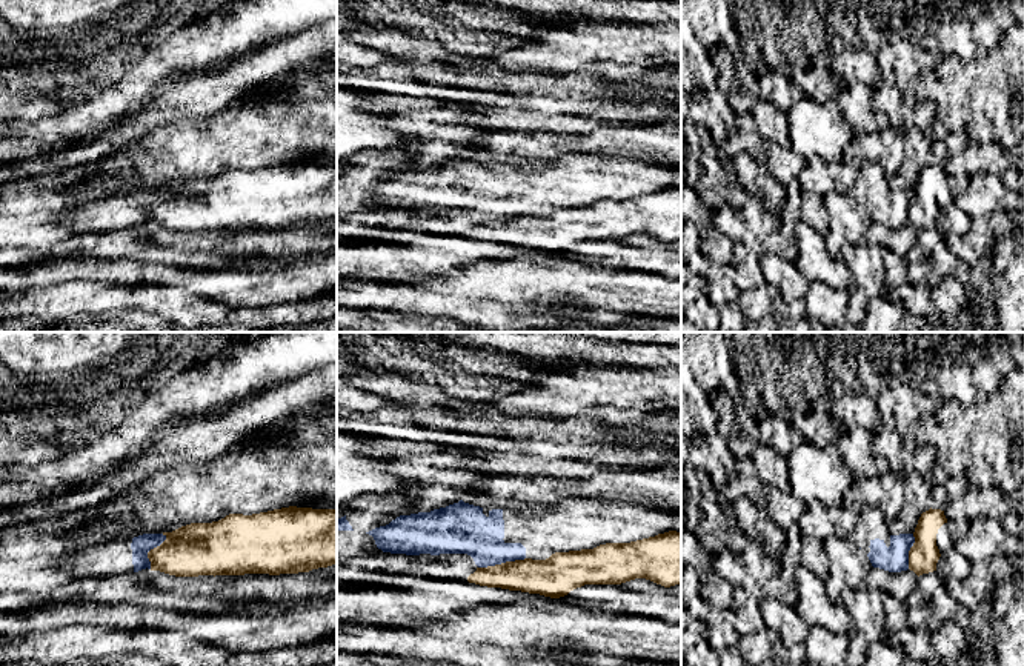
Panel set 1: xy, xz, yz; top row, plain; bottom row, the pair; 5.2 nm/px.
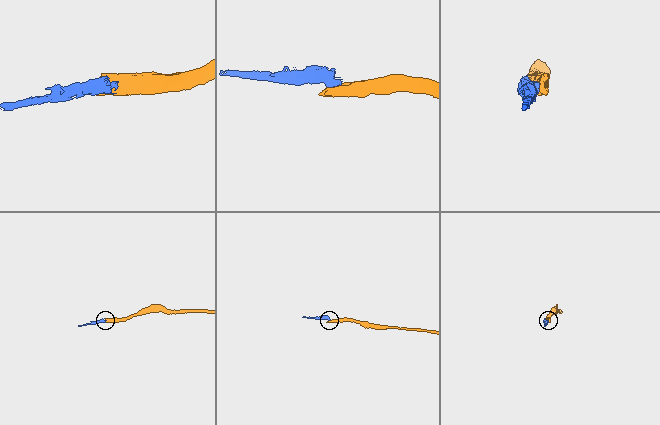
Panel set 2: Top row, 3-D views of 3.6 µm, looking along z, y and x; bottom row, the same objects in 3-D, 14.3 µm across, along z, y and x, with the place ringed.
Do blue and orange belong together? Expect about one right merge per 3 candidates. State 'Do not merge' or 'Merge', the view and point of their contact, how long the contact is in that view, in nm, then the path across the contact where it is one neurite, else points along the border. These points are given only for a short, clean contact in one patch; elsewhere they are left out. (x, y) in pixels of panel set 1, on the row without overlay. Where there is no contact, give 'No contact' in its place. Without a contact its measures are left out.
Do not merge. Touches blue at xz (502, 217). Shared border 260 nm. Boundary: xz (525, 213), (478, 223)

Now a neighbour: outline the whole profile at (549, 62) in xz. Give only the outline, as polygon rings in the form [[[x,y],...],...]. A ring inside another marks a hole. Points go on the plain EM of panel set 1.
[[[575,20],[534,31],[523,48],[490,57],[510,72],[584,72],[629,82],[655,68],[681,68],[681,23],[627,25]]]

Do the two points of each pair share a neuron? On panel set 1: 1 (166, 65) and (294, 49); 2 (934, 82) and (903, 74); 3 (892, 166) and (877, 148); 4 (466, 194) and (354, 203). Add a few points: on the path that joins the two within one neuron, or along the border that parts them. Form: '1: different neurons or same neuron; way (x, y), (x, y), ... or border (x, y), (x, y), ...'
1: different neurons; border (225, 60), (196, 71)
2: different neurons; border (938, 59), (918, 77), (912, 88)
3: same neuron; way (891, 162), (881, 153)
4: different neurons; border (365, 188), (383, 206)

